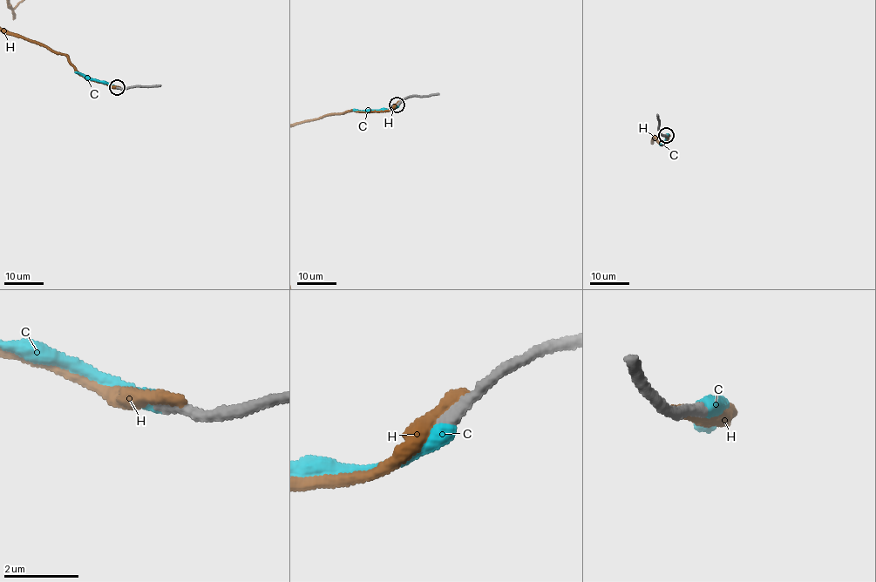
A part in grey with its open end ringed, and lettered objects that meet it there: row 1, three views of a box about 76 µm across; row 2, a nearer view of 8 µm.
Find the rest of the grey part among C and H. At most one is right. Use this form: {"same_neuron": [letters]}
{"same_neuron": ["C"]}

